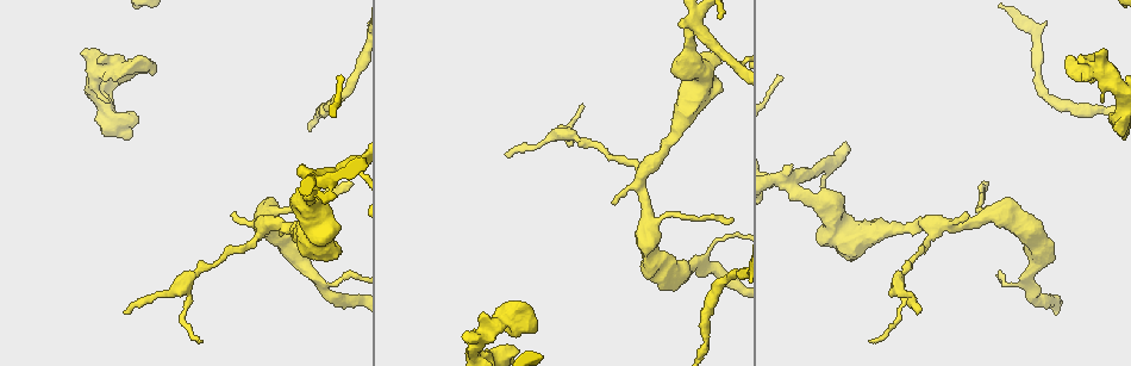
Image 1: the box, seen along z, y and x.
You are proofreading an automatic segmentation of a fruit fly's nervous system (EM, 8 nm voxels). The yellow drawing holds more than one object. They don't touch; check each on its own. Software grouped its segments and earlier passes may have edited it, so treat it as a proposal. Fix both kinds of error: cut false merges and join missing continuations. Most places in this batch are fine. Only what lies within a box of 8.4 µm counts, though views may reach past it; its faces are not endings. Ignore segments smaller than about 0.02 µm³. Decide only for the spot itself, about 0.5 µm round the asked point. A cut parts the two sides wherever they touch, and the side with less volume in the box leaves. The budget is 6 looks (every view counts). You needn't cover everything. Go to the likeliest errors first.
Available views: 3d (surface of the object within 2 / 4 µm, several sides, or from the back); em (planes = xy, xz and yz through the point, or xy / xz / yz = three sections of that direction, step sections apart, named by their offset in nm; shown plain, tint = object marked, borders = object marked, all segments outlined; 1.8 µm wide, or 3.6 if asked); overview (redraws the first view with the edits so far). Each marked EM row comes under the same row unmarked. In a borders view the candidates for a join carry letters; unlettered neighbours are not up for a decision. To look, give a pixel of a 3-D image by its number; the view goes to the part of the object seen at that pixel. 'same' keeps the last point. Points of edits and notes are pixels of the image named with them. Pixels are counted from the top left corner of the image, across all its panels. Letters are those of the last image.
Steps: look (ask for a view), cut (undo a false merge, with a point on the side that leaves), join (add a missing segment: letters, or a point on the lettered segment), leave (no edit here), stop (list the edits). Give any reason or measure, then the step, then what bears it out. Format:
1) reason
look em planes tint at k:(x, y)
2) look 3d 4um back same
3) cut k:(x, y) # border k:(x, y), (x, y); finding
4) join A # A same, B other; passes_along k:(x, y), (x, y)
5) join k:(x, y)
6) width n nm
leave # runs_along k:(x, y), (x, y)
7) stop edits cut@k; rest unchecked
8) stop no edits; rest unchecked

calibre changes
look em planes tint at 1:(696, 29)

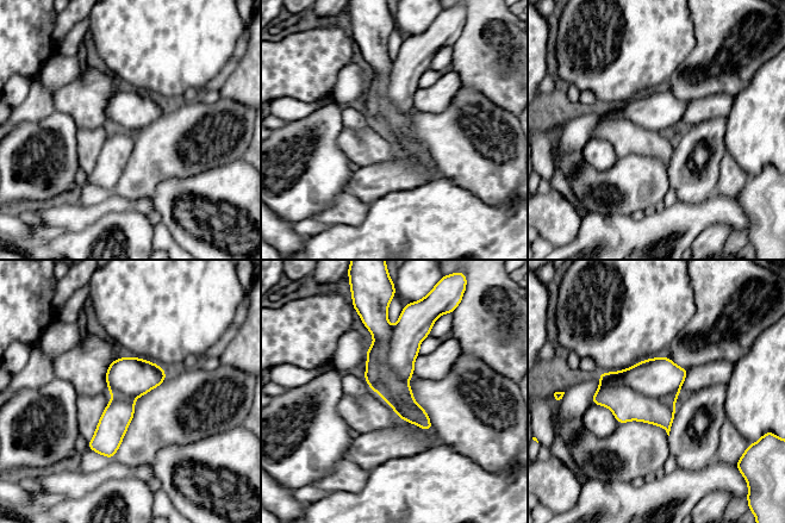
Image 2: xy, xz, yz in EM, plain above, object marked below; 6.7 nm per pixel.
look em planes borders same

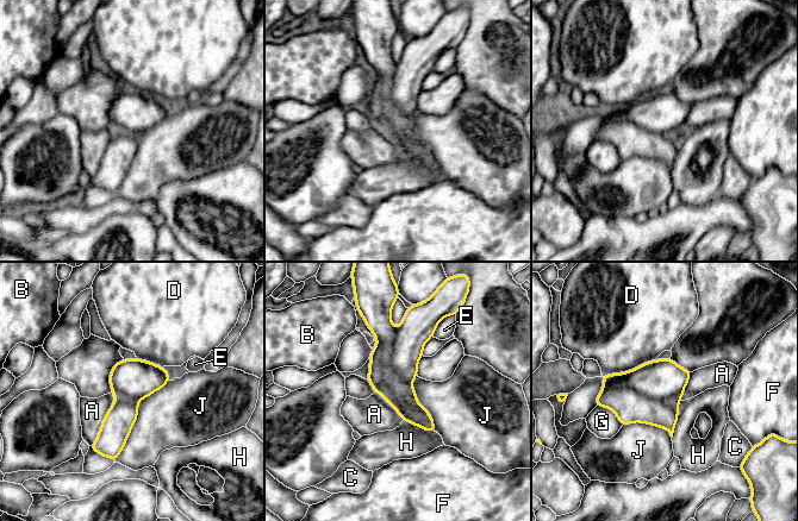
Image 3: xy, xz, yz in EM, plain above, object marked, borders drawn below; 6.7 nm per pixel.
cut 3:(661, 380) # A other, B other, C other, D other, E other, F other, G other, H other, J other; part_leaving 3:(385, 325), (382, 378), (431, 428); two neurons meet here

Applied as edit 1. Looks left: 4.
an open end
look em planes borders at 1:(534, 331)

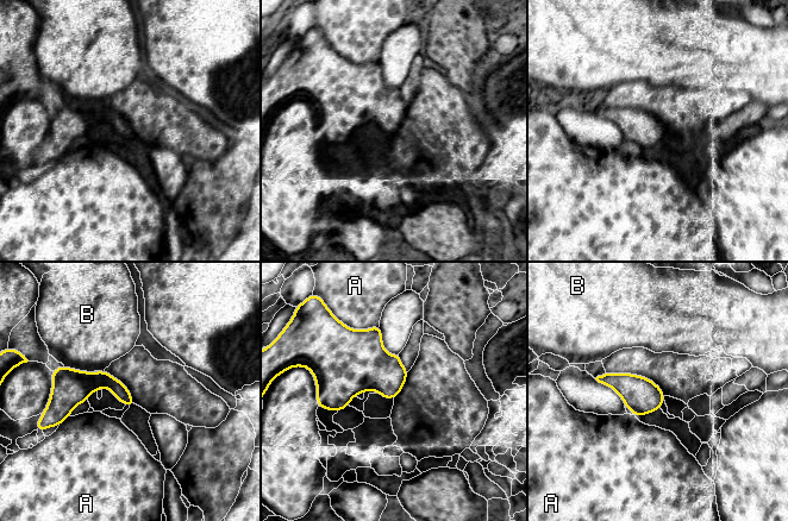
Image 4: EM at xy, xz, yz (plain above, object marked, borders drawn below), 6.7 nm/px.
leave # A other, B other; border 4:(379, 325), (364, 330), (348, 327); no lettered segment goes on from it

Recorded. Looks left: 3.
branch point
look em planes tint at 1:(932, 224)

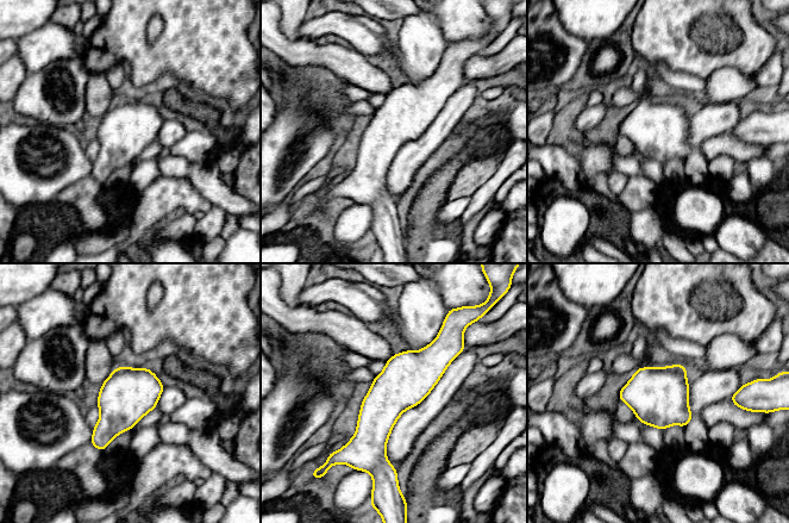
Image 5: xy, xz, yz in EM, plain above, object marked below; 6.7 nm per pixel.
see the neighbours
look em planes borders same

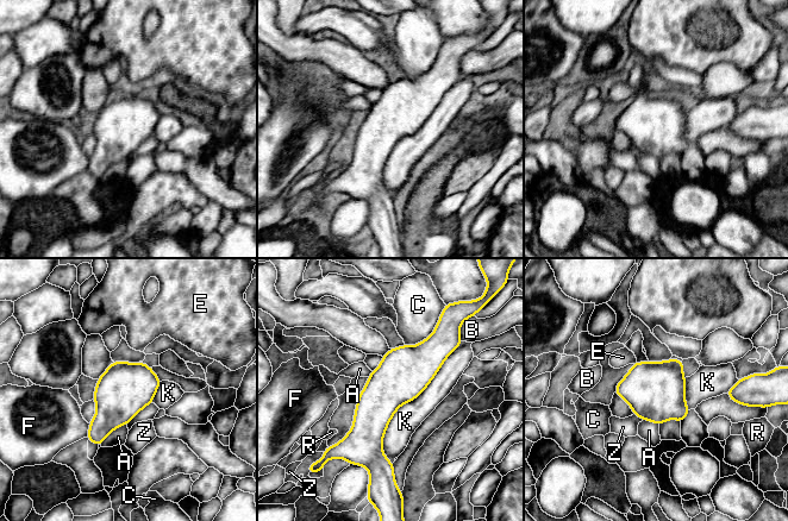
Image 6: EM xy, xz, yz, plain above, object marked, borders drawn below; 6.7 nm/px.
width 360 nm
leave # A other, B other, C other, E other, F other, K other, R other, Z other; border 6:(460, 345), (394, 413), (392, 463); all the same neuron

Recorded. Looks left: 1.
stop edits cut@3; rest unchecked

